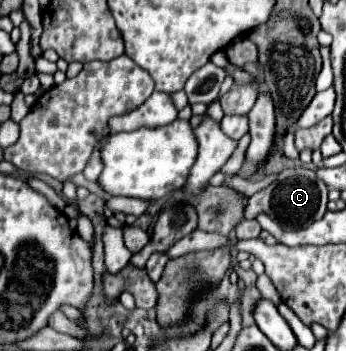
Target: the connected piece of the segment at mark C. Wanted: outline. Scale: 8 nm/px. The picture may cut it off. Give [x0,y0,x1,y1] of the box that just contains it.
[244,167,328,229]

